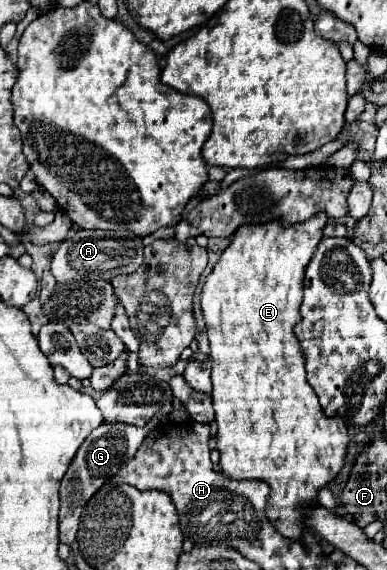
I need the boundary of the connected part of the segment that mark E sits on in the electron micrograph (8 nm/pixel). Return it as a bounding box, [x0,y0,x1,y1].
[202,213,348,539]

